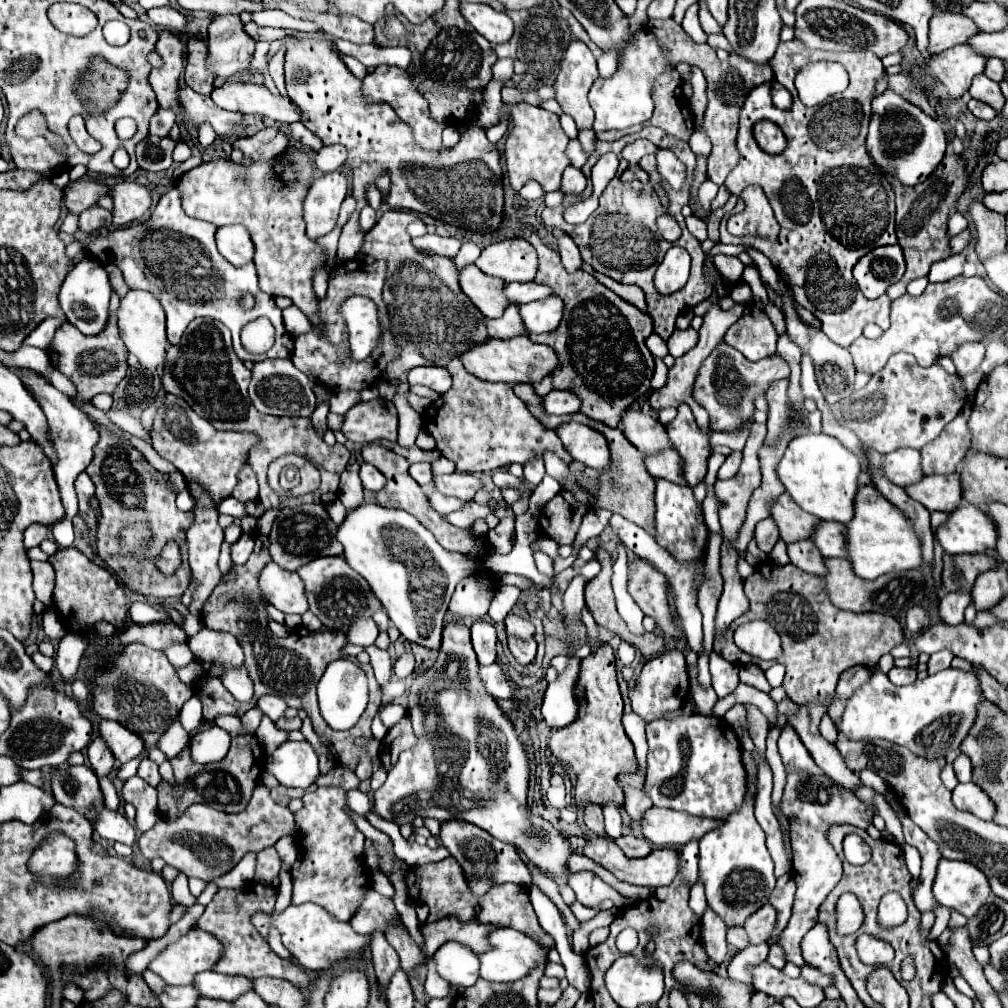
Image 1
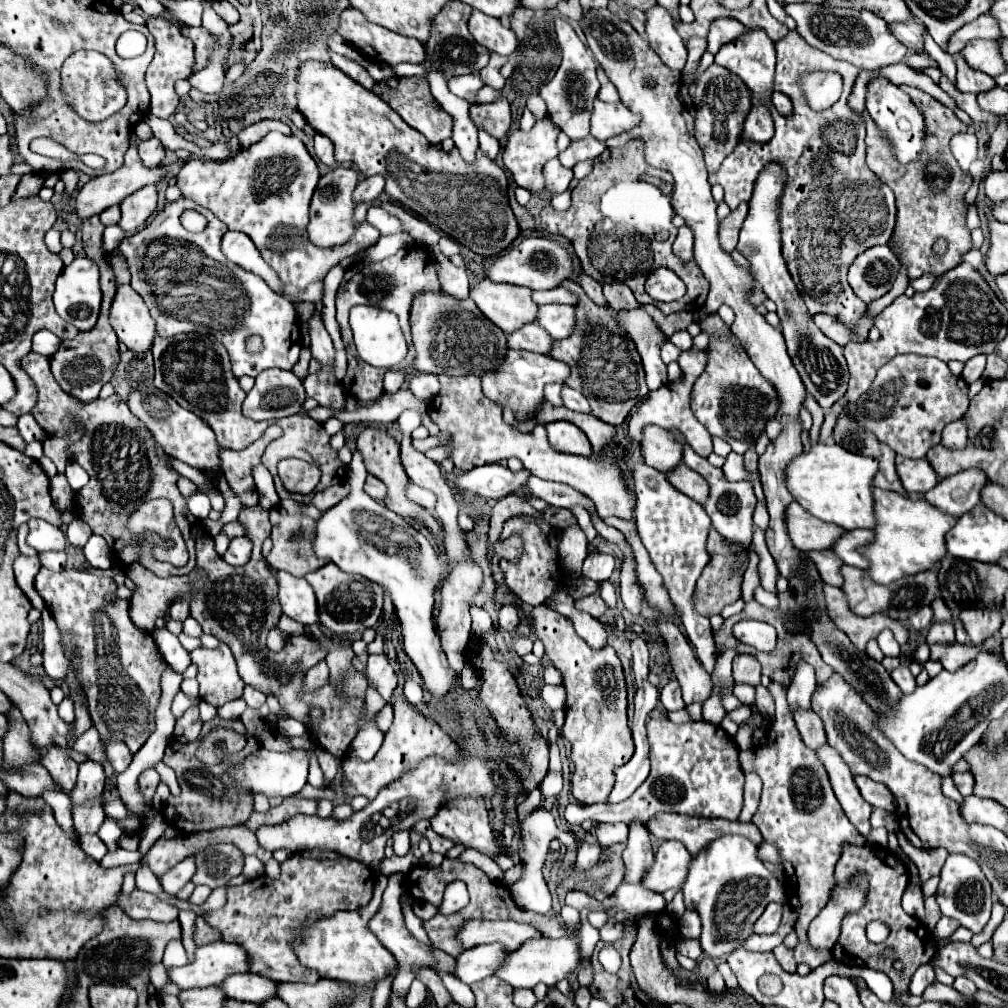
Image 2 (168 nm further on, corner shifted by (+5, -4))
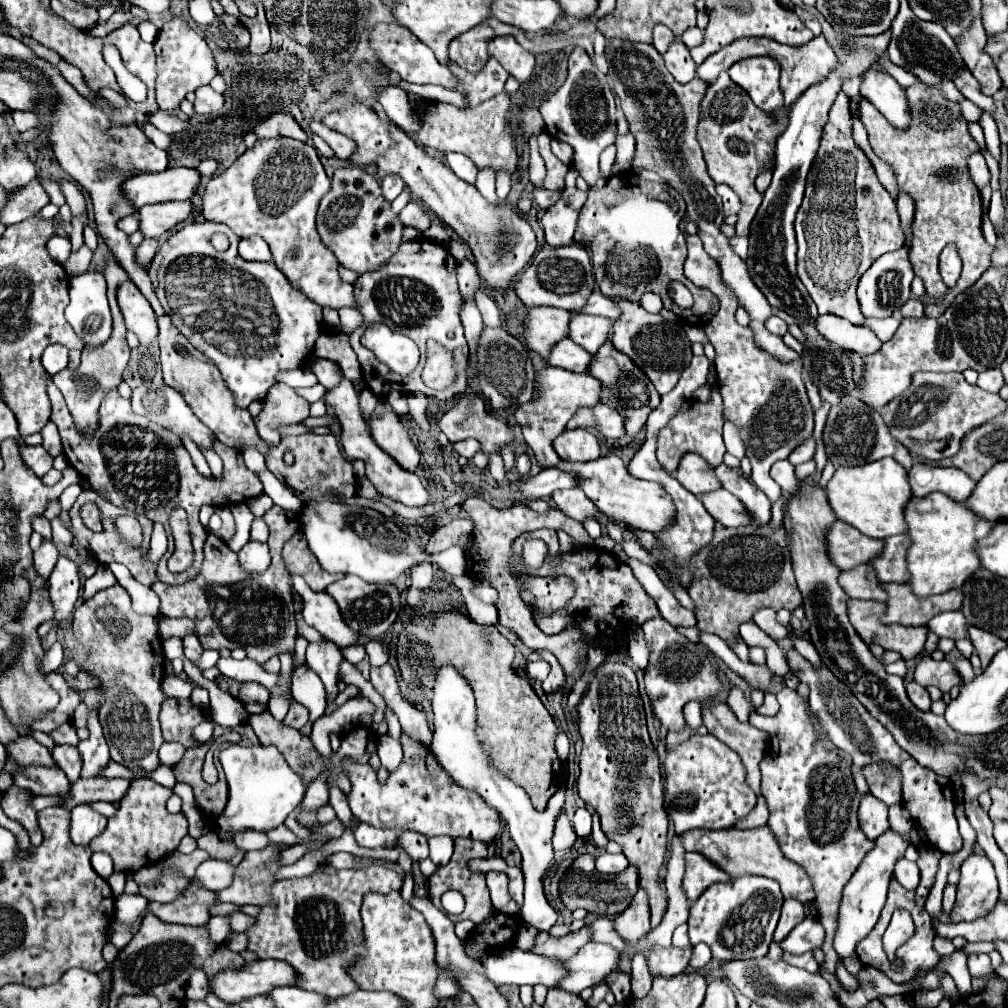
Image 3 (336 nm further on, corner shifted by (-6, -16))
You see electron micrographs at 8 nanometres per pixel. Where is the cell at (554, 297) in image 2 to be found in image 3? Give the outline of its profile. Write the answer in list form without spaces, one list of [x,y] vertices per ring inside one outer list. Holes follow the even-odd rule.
[[[594,290],[592,296],[588,298],[584,314],[598,314],[598,316],[608,316],[608,318],[616,320],[620,316],[620,308],[618,308],[616,300],[604,296],[600,290]]]

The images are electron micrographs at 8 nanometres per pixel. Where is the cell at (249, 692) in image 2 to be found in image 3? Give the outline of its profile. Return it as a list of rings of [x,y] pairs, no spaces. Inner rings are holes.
[[[244,682],[236,694],[236,700],[240,700],[242,704],[252,704],[252,702],[262,702],[266,704],[270,698],[270,692],[258,684],[258,682]]]

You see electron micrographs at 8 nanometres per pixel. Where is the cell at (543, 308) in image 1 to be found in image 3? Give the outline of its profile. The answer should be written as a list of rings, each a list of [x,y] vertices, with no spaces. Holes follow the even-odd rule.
[[[574,314],[570,324],[570,340],[588,348],[588,352],[596,354],[596,350],[610,338],[614,320],[604,316],[590,316],[590,314]]]

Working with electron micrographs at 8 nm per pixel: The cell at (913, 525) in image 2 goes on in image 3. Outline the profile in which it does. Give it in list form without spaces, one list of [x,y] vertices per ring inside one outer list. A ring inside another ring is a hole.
[[[932,492],[930,496],[924,496],[924,498],[912,498],[906,508],[906,520],[910,526],[908,536],[912,540],[912,546],[908,550],[908,572],[912,578],[908,584],[912,586],[912,592],[920,596],[922,600],[934,594],[944,594],[952,588],[962,588],[962,584],[980,568],[980,558],[976,554],[978,540],[988,536],[996,524],[976,516],[970,508],[966,508],[962,502],[952,500],[944,492]]]

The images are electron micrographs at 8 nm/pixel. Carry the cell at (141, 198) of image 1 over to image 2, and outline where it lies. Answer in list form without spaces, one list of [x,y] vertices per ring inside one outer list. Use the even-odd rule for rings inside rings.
[[[145,186],[145,188],[133,192],[131,196],[127,196],[119,206],[121,206],[119,226],[125,230],[127,236],[131,236],[155,212],[155,208],[157,208],[157,190],[155,190],[155,186]]]

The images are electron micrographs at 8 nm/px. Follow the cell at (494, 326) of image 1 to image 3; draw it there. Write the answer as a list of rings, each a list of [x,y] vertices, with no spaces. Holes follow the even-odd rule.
[[[566,338],[566,340],[562,340],[562,344],[556,344],[556,348],[552,348],[552,354],[546,362],[550,366],[560,366],[560,368],[572,370],[572,372],[588,372],[592,360],[594,360],[594,356],[588,350],[580,348],[570,338]]]

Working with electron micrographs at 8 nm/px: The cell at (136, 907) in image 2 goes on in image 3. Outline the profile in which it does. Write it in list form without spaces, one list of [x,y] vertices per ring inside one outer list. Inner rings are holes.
[[[190,882],[188,888],[178,894],[174,902],[150,902],[150,912],[156,914],[164,922],[188,924],[188,926],[204,926],[212,914],[210,908],[218,904],[218,894],[202,888],[200,884]]]

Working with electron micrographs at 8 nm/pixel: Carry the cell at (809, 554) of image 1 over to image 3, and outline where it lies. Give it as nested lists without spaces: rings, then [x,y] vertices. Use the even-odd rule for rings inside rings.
[[[862,564],[862,566],[842,572],[840,584],[850,598],[880,600],[880,602],[888,600],[888,594],[884,592],[884,588],[876,576],[876,570],[870,564]]]

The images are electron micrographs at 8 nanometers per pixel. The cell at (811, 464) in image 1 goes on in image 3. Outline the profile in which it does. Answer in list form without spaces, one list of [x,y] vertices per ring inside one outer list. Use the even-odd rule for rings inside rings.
[[[884,458],[854,468],[840,466],[834,478],[828,482],[826,494],[836,518],[852,524],[870,538],[884,540],[888,536],[908,532],[904,508],[912,498],[912,488],[908,484],[908,472],[894,458]]]

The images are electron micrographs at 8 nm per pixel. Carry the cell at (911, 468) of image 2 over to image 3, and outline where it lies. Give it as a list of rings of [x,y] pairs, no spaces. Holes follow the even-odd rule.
[[[914,462],[910,472],[910,486],[914,496],[928,496],[932,492],[950,494],[956,502],[964,502],[972,490],[976,488],[976,480],[972,480],[960,468],[942,468]]]

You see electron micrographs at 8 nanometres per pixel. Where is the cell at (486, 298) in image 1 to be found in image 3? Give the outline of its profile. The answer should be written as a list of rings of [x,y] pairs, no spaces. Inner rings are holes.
[[[528,308],[526,314],[514,314],[510,320],[506,320],[506,330],[514,336],[520,334],[530,350],[548,358],[554,344],[568,338],[570,318],[570,312],[558,308]]]

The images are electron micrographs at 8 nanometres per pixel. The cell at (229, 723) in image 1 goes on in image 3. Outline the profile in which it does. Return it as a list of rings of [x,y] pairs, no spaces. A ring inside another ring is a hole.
[[[204,720],[202,724],[198,724],[194,730],[192,730],[192,738],[196,744],[204,744],[212,738],[212,730],[214,730],[214,724],[210,720]]]

